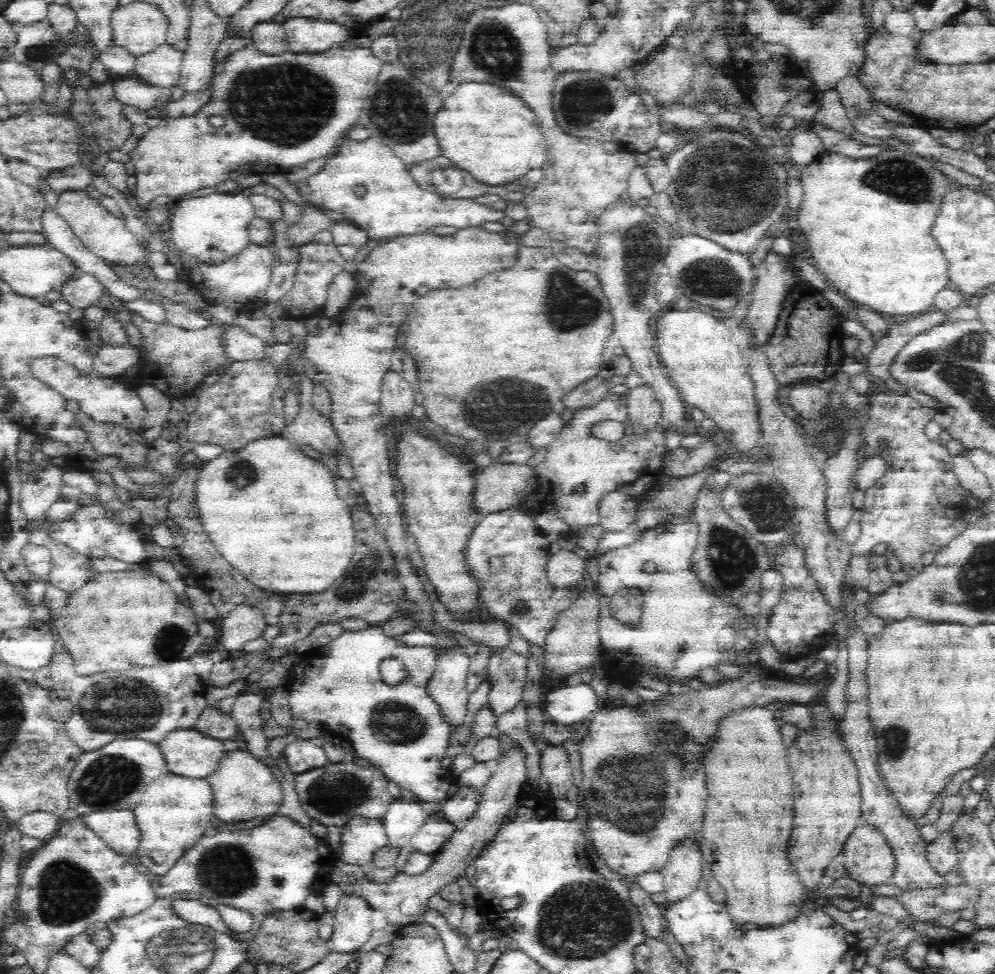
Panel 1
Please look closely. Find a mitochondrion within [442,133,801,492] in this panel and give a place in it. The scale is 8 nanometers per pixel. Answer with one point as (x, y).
(735, 199)

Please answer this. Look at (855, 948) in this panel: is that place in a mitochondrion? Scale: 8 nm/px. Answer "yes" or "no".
no

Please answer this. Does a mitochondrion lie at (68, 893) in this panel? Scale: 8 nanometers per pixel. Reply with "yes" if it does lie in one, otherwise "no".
yes

